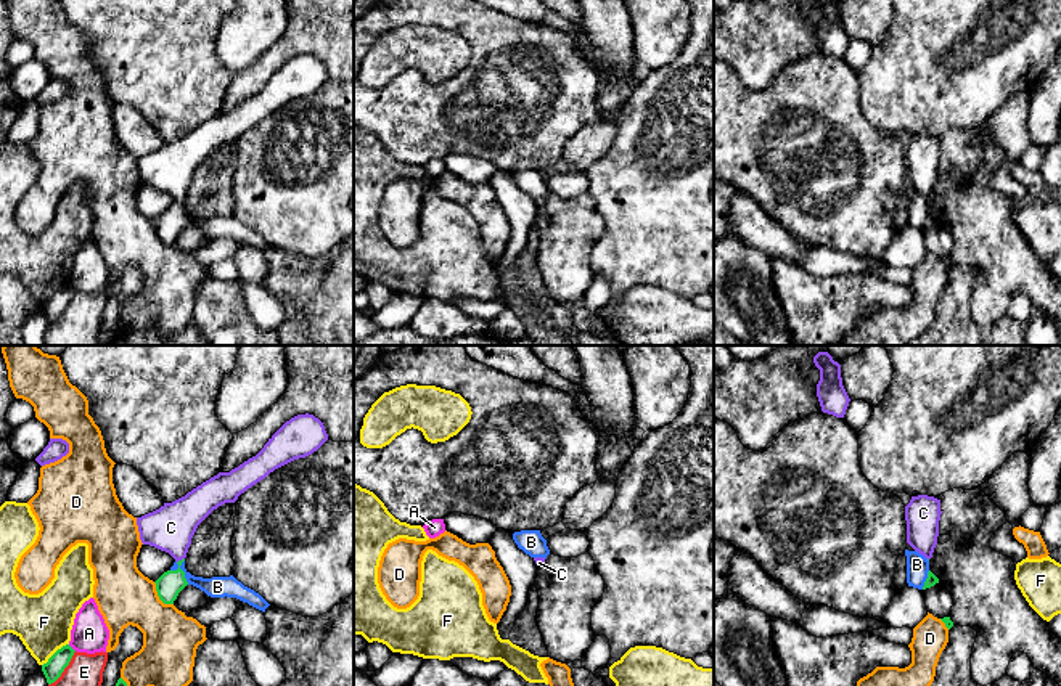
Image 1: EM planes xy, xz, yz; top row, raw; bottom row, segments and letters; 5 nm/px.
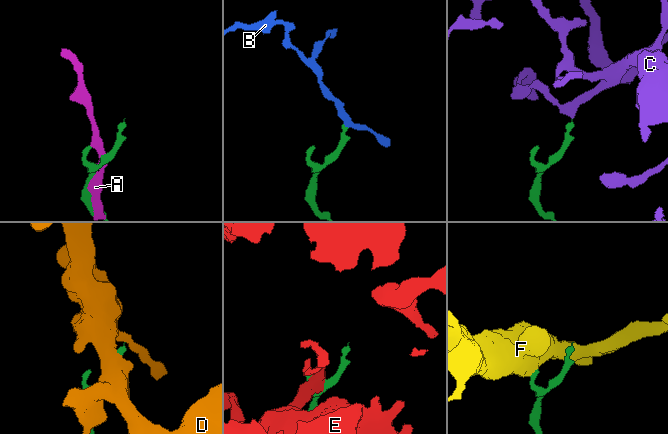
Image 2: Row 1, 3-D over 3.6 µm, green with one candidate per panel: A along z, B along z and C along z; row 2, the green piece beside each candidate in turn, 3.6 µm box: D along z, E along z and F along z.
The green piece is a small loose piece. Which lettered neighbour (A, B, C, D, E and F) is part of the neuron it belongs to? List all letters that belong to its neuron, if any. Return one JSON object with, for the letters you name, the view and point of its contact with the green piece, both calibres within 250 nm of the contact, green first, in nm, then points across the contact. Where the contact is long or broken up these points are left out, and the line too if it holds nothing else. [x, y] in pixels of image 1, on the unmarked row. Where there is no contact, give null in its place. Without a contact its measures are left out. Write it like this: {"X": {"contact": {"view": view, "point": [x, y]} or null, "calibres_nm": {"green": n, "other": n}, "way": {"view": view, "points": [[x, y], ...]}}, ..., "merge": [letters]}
{"C": {"contact": {"view": "xy", "point": [182, 200]}, "calibres_nm": {"green": 120, "other": 240}, "way": {"view": "xy", "points": [[172, 222], [179, 216], [182, 200], [171, 167]]}}, "merge": ["C"]}

